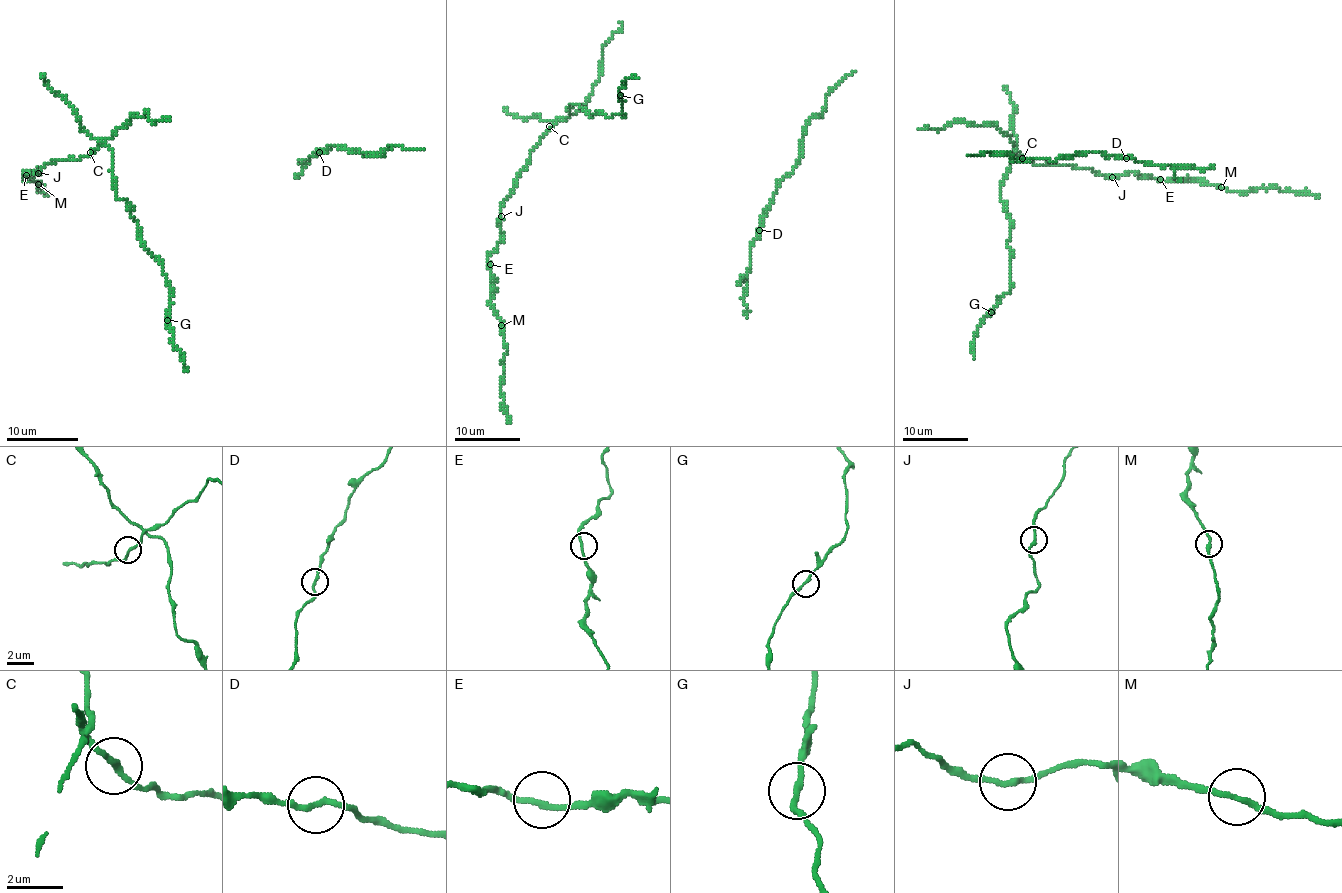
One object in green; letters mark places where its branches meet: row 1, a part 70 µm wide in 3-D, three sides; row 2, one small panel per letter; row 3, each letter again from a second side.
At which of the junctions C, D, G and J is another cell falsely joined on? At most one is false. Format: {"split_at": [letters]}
{"split_at": ["J"]}

